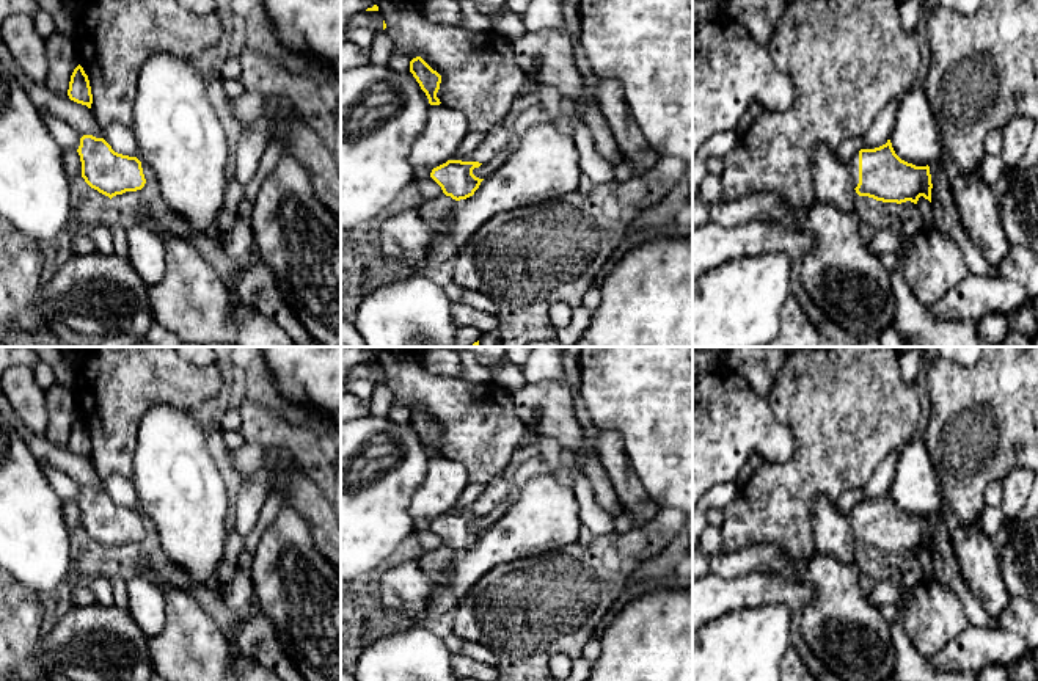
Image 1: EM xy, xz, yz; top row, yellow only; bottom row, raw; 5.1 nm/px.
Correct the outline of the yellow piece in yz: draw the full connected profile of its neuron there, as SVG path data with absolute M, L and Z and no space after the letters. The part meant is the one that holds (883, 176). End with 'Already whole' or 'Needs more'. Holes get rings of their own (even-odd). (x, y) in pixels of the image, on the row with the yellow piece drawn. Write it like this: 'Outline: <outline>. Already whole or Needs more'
Outline: M890 140L875 149L861 149L850 162L853 187L859 196L868 196L883 202L917 204L923 196L931 202L930 166L916 166L901 160Z. Needs more

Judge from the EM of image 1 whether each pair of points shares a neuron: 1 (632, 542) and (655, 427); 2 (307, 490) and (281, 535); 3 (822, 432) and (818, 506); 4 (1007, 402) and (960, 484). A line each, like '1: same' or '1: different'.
1: different
2: different
3: different
4: same

